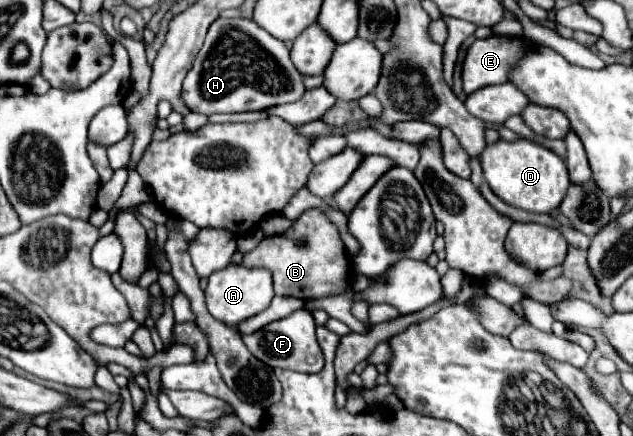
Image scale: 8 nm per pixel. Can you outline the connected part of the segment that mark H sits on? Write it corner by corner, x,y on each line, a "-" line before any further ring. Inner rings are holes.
219,17
211,23
205,43
195,57
193,67
189,69
183,81
183,101
193,113
241,113
241,111
263,111
273,105
297,101
305,93
303,75
293,67
289,59
289,49
283,41
271,37
265,29
261,29
253,19
243,17

